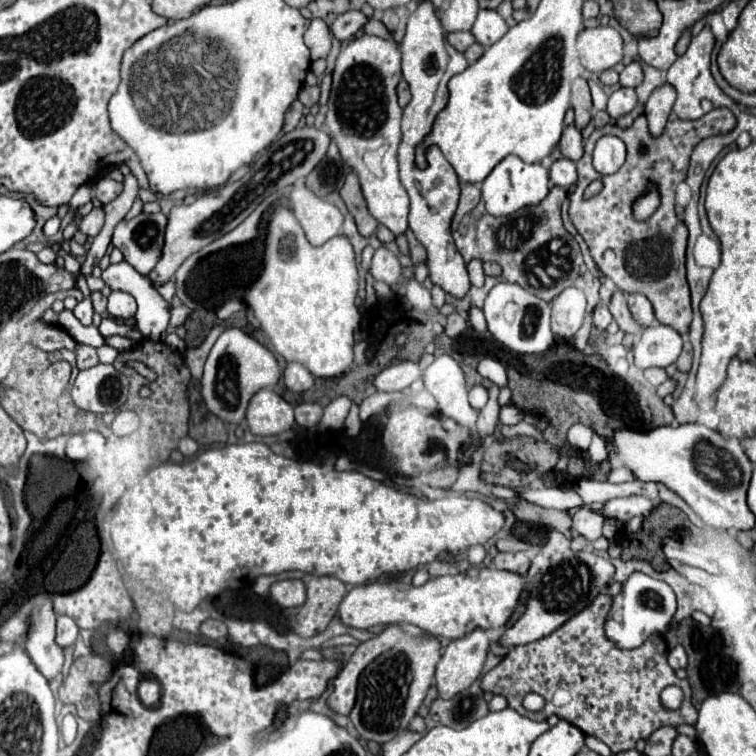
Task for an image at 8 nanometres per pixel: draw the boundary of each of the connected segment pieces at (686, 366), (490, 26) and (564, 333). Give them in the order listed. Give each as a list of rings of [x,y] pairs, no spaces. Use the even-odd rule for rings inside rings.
[[[685,339],[685,343],[683,343],[683,351],[681,351],[681,355],[679,355],[679,359],[677,359],[677,369],[679,371],[683,371],[683,373],[687,373],[689,369],[691,369],[691,343]]]
[[[481,9],[479,15],[477,15],[477,21],[475,21],[473,29],[471,29],[471,33],[487,49],[495,41],[499,41],[507,33],[507,29],[509,27],[507,27],[505,19],[497,11],[485,11],[485,9]]]
[[[567,287],[553,299],[551,329],[557,337],[569,341],[583,323],[585,317],[585,295],[575,287]]]

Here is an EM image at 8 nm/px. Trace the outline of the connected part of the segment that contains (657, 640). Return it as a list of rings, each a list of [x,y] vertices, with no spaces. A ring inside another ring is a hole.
[[[599,595],[585,611],[573,615],[551,635],[513,647],[497,667],[483,675],[481,689],[507,697],[511,709],[533,721],[545,721],[549,715],[559,715],[561,719],[567,719],[579,727],[583,733],[599,737],[613,753],[635,749],[639,739],[647,739],[663,725],[695,725],[697,709],[691,703],[689,681],[679,679],[669,667],[669,649],[663,635],[655,633],[635,649],[619,649],[605,637],[603,629],[611,603],[611,595]],[[667,685],[679,685],[685,693],[683,705],[677,711],[667,711],[661,705],[659,695]],[[557,689],[567,689],[571,693],[571,701],[563,707],[557,707],[551,701]],[[527,693],[543,695],[547,701],[545,709],[539,713],[527,711],[521,703]]]

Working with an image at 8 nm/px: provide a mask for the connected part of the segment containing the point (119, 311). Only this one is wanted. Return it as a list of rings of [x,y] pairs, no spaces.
[[[113,291],[109,295],[109,305],[107,305],[107,311],[111,317],[119,317],[119,319],[129,319],[135,315],[137,311],[137,303],[135,299],[125,293],[125,291]]]

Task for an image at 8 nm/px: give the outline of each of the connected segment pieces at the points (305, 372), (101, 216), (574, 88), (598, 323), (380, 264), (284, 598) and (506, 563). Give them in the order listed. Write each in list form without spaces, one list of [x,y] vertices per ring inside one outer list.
[[[289,363],[285,367],[285,373],[283,373],[283,381],[287,385],[287,389],[295,391],[295,393],[303,393],[307,389],[311,389],[313,385],[313,375],[307,367],[303,367],[301,363]]]
[[[95,207],[87,217],[81,219],[79,231],[83,231],[89,237],[95,237],[101,231],[103,223],[105,223],[105,211],[103,211],[103,207]]]
[[[583,77],[575,79],[571,85],[571,107],[575,109],[575,127],[583,129],[591,121],[591,93]]]
[[[601,305],[601,307],[597,307],[595,309],[595,313],[593,313],[593,325],[597,327],[597,329],[607,329],[607,325],[613,321],[613,317],[611,317],[611,313],[609,313],[609,309],[605,307],[605,305]]]
[[[379,247],[373,255],[373,265],[371,265],[371,275],[375,281],[383,281],[387,285],[393,285],[401,277],[401,265],[395,253],[391,253],[387,247]]]
[[[299,579],[277,581],[271,585],[271,599],[285,609],[299,607],[305,603],[305,585]]]
[[[497,553],[493,557],[493,565],[497,569],[505,569],[505,571],[513,571],[519,575],[527,575],[529,569],[529,559],[525,553]]]

